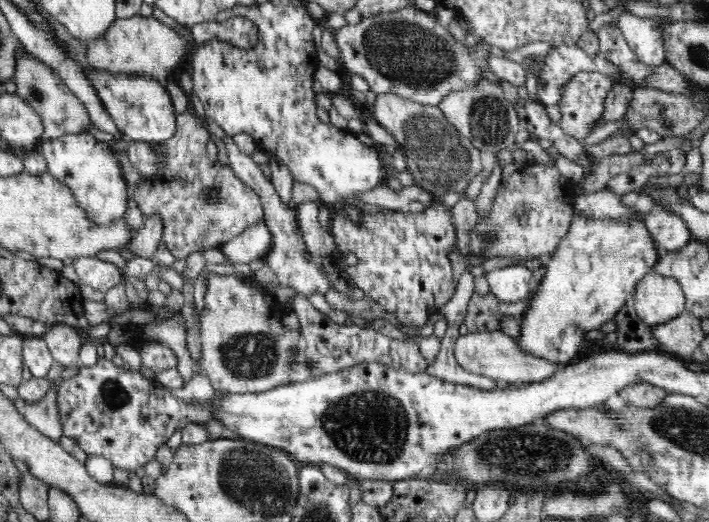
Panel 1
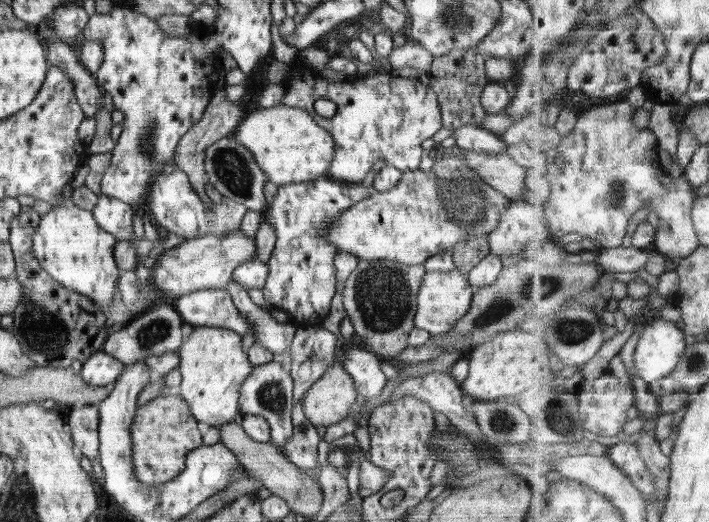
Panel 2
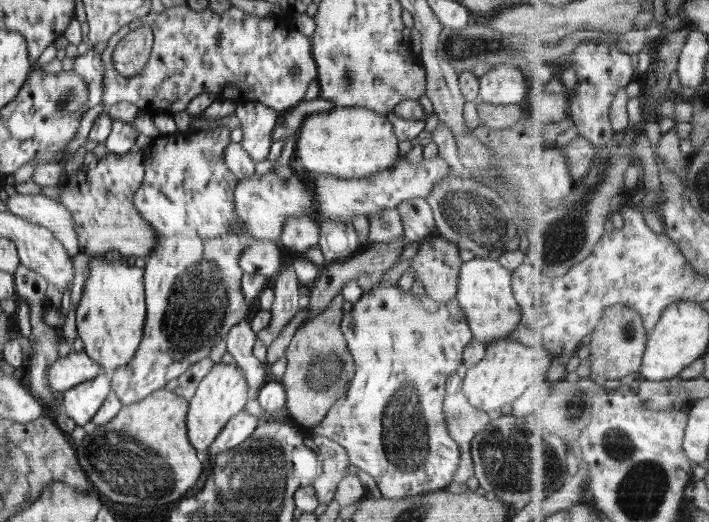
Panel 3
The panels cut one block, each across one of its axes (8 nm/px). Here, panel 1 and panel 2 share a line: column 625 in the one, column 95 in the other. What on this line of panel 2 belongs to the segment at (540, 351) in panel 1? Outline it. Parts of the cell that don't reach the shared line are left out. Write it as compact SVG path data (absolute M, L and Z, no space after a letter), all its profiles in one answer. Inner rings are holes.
M71 203L54 206L40 216L40 222L32 236L32 252L42 269L67 290L86 296L106 310L119 290L120 269L114 259L114 244L118 240L98 226L92 211Z

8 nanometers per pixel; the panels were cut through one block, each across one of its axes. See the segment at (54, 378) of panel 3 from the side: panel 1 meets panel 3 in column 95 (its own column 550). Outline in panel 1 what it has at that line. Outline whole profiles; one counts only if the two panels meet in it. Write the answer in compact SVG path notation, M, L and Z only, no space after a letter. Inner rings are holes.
M502 331L470 333L460 335L454 346L454 360L468 372L485 376L498 382L499 385L515 382L533 383L542 382L550 378L562 364L547 361L544 357L536 357L532 353L520 351L514 337L504 334Z

